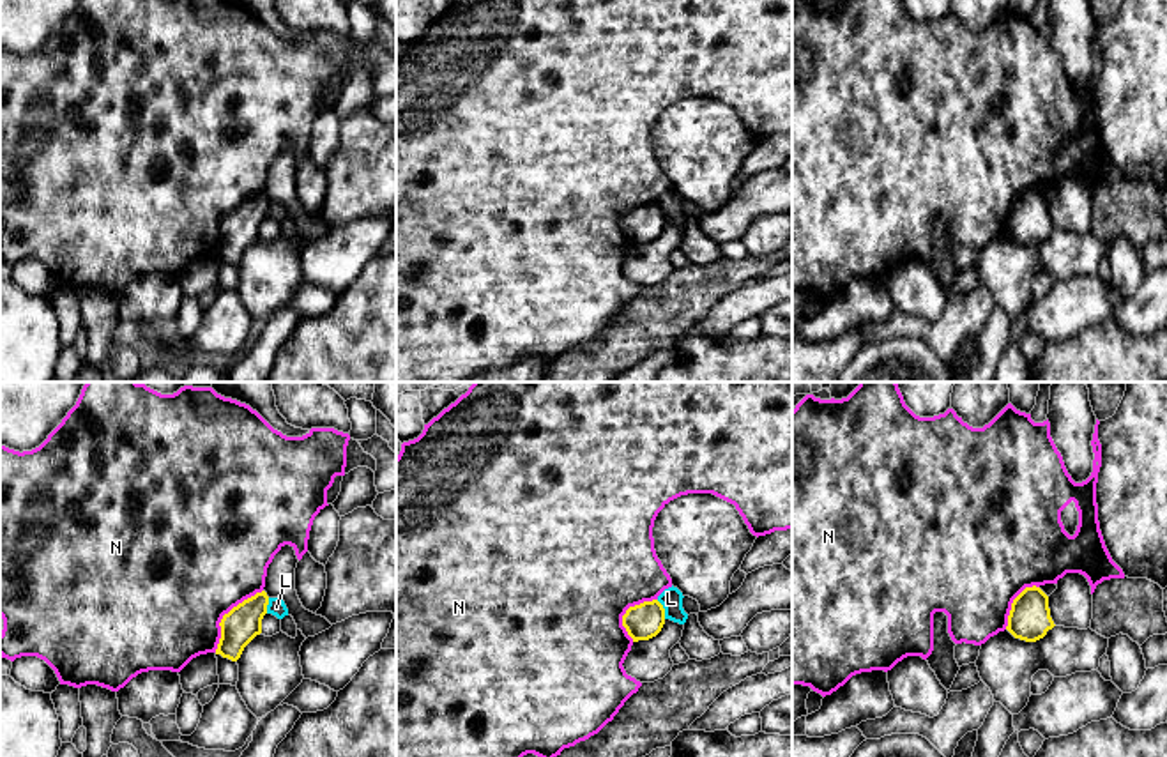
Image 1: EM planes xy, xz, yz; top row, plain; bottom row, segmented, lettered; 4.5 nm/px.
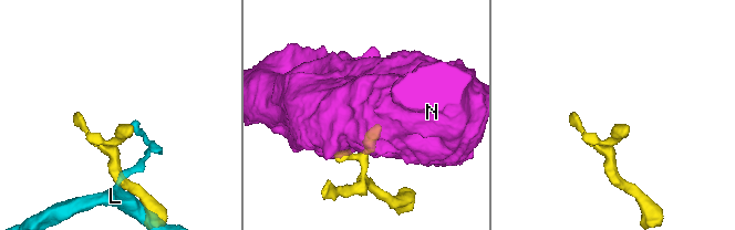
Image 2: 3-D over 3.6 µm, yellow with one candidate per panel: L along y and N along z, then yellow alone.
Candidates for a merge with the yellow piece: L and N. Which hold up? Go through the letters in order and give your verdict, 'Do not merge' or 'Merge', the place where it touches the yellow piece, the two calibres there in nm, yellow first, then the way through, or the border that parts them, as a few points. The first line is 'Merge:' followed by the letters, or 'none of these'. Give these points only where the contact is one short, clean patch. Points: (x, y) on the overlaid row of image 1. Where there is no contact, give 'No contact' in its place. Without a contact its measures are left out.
Merge: none of these
L: Do not merge. Touches yellow at xz (663, 609). Thickness 160 nm (yellow) against 100 nm. Boundary: xz (656, 600), (665, 618)
N: Do not merge. Touches yellow at xy (225, 614). Thickness 170 nm (yellow) against 500 nm

